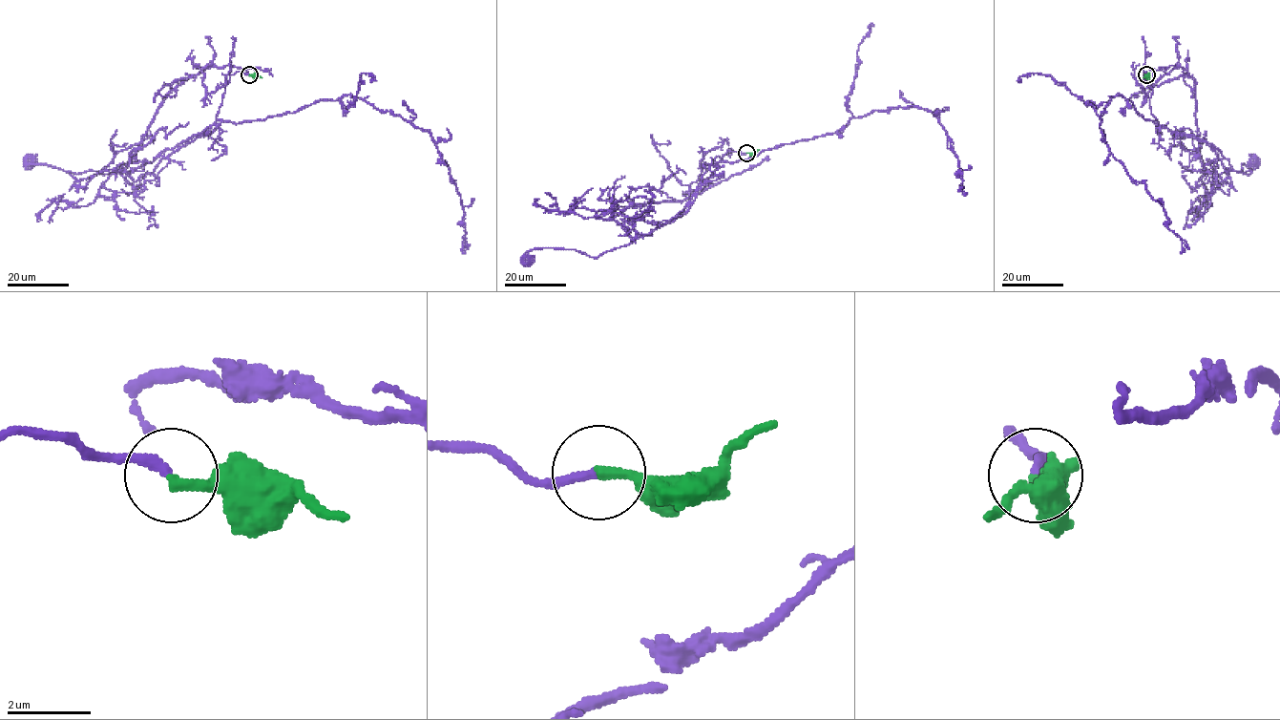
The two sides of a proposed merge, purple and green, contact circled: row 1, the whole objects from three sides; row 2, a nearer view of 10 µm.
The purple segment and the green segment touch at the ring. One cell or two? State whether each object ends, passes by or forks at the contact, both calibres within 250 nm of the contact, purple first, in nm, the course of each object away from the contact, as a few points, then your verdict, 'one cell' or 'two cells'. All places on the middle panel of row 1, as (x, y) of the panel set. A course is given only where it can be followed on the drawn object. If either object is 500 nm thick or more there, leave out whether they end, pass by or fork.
purple ends there; green ends there; 220 nm thick on the purple side, 260 nm on the other; purple runs (746, 153), (727, 150), (716, 157), (686, 206), (650, 235), (597, 257), (534, 248), (526, 259); green runs (746, 153), (759, 149); one cell

